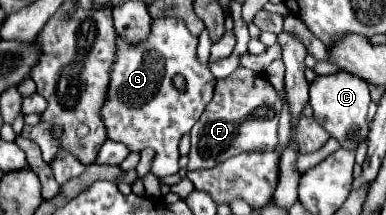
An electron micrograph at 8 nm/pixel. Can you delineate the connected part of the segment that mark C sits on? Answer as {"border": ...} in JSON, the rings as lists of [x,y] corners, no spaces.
{"border":[[[332,74],[332,76],[318,76],[310,84],[310,106],[314,110],[316,122],[334,138],[338,140],[340,148],[356,152],[362,142],[368,140],[368,104],[370,104],[370,90],[368,82],[352,76],[352,74]]]}

